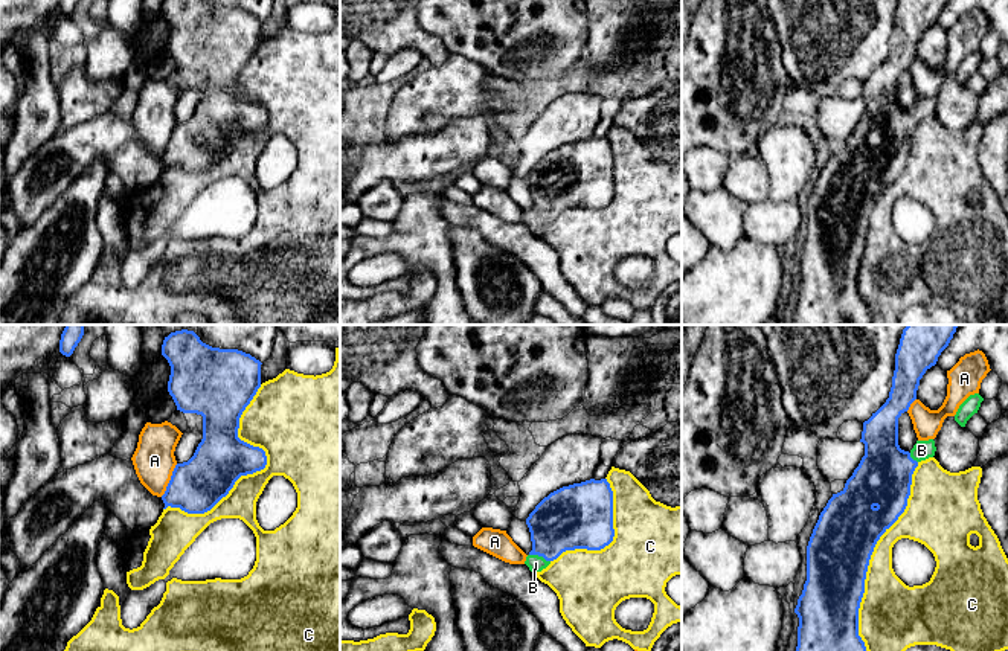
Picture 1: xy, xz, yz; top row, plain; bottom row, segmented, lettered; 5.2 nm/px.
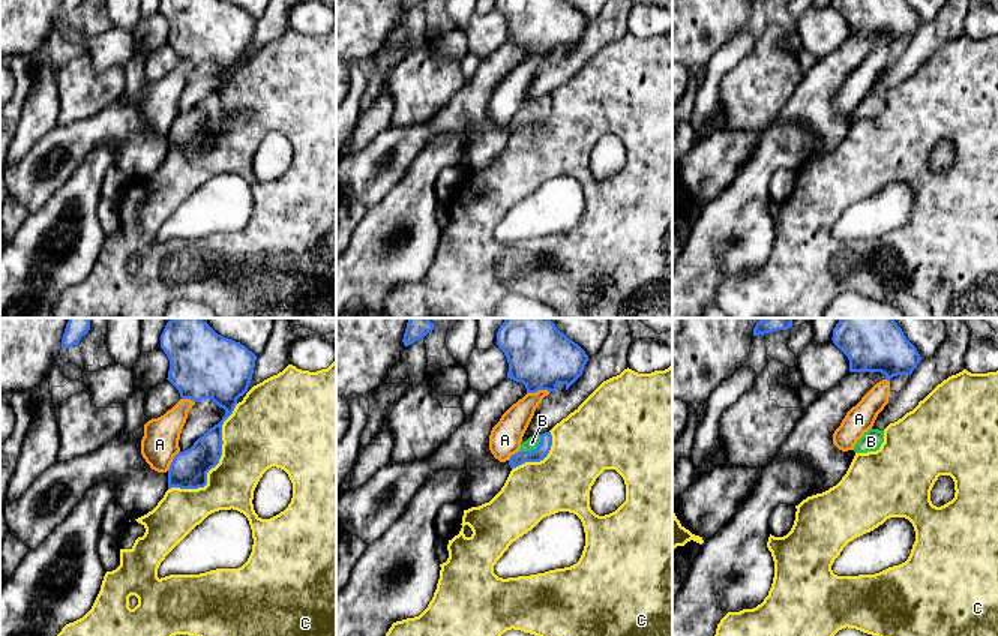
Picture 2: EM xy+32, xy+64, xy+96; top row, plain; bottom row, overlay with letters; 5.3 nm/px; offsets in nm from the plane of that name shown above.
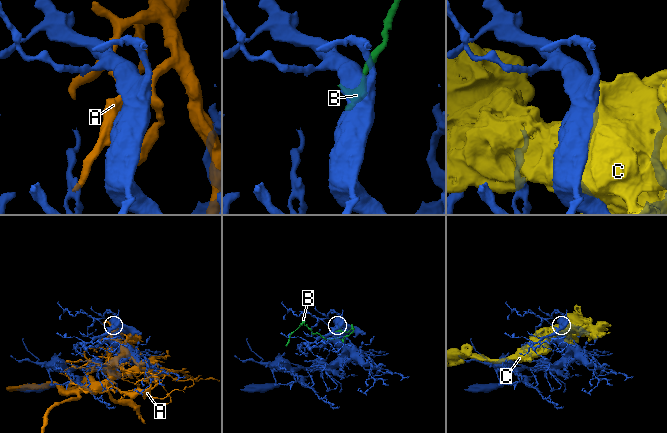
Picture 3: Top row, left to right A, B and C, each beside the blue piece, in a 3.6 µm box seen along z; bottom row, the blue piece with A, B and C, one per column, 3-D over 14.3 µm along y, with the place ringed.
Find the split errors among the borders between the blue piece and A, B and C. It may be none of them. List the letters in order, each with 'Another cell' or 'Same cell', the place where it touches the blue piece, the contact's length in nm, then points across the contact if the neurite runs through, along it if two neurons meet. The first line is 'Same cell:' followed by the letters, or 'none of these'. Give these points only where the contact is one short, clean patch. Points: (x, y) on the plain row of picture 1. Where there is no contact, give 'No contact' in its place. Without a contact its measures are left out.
Same cell: B
A: Another cell. Touches blue at xy (170, 139). Shared border 200 nm
B: Same cell. Touches blue at xz (540, 214). Shared border 120 nm. Path across: xz (568, 177), (551, 194), (540, 214), (536, 221)
C: Another cell. Touches blue at yz (868, 223). Shared border 1100 nm

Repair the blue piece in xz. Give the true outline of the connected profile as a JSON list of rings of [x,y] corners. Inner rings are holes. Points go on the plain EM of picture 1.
[[[607,137],[563,145],[526,177],[532,209],[525,223],[541,230],[566,209],[601,209],[613,200],[613,149]]]

